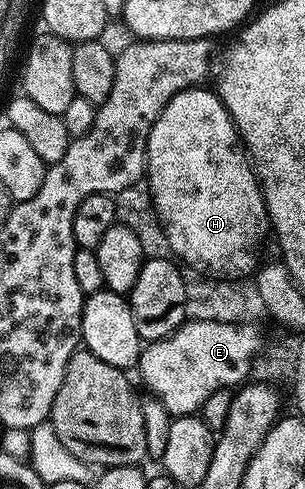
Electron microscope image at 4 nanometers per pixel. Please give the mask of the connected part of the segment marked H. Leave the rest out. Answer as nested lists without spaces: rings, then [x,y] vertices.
[[[194,87],[184,89],[182,93],[176,93],[163,107],[163,111],[157,116],[157,121],[151,127],[151,135],[147,143],[147,155],[145,156],[147,170],[147,188],[153,197],[153,205],[157,208],[157,218],[169,240],[169,253],[178,262],[184,263],[188,268],[197,272],[208,274],[214,278],[245,279],[258,268],[257,256],[261,253],[261,244],[265,241],[265,229],[270,228],[269,212],[265,209],[265,196],[261,193],[261,187],[257,180],[257,174],[241,144],[241,138],[237,135],[237,129],[233,126],[233,120],[229,118],[229,112],[216,92],[209,87]]]

